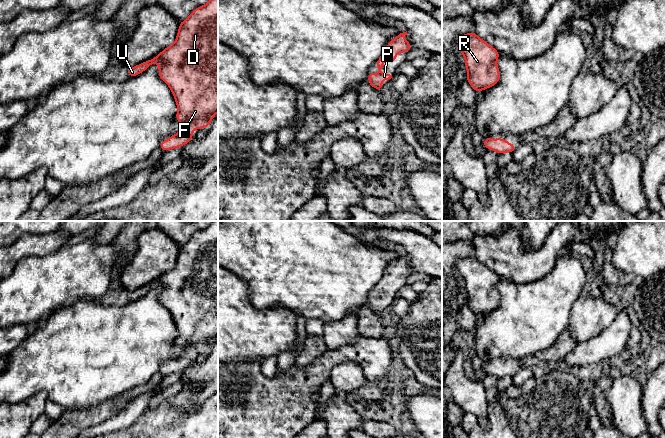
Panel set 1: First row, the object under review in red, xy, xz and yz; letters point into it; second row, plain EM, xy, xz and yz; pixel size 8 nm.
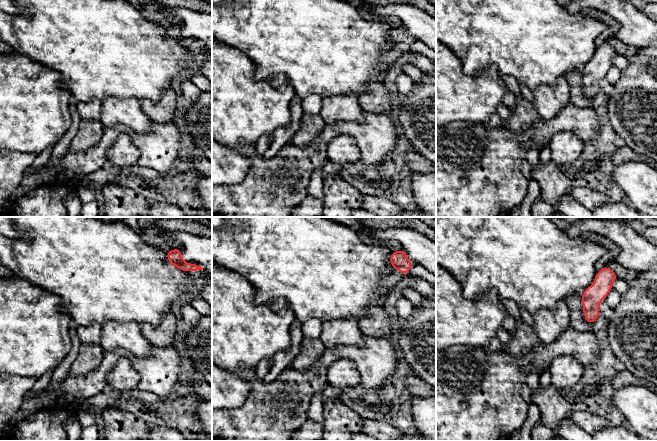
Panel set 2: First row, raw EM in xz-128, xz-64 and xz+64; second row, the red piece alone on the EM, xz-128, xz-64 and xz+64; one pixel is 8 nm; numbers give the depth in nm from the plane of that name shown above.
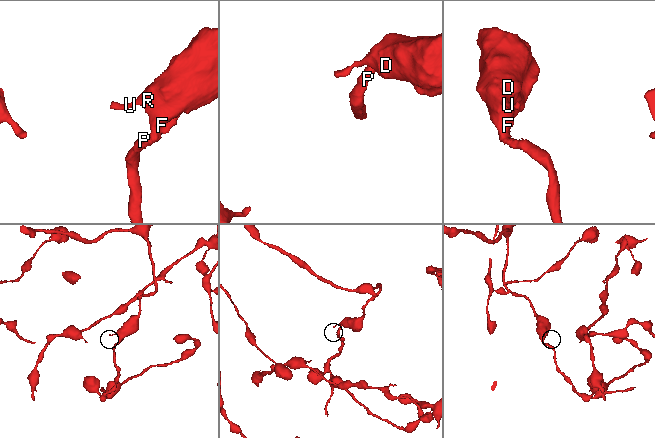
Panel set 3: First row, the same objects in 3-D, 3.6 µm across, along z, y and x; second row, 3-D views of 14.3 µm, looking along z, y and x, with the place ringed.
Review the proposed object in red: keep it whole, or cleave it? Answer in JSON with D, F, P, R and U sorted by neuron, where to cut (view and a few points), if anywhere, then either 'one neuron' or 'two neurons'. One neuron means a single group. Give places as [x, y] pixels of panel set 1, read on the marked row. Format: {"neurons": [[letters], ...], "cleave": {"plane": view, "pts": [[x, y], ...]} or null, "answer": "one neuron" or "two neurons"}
{"neurons": [["D", "F", "P", "R", "U"]], "cleave": null, "answer": "one neuron"}

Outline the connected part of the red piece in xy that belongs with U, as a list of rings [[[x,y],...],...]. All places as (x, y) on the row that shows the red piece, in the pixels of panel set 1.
[[[210,0],[205,5],[195,8],[190,16],[180,22],[176,41],[162,50],[155,58],[149,59],[137,66],[128,68],[128,76],[134,77],[144,72],[154,62],[159,64],[159,77],[169,86],[177,104],[176,121],[183,124],[177,134],[169,136],[160,143],[162,151],[179,148],[193,138],[193,129],[208,127],[218,112],[218,0]]]

